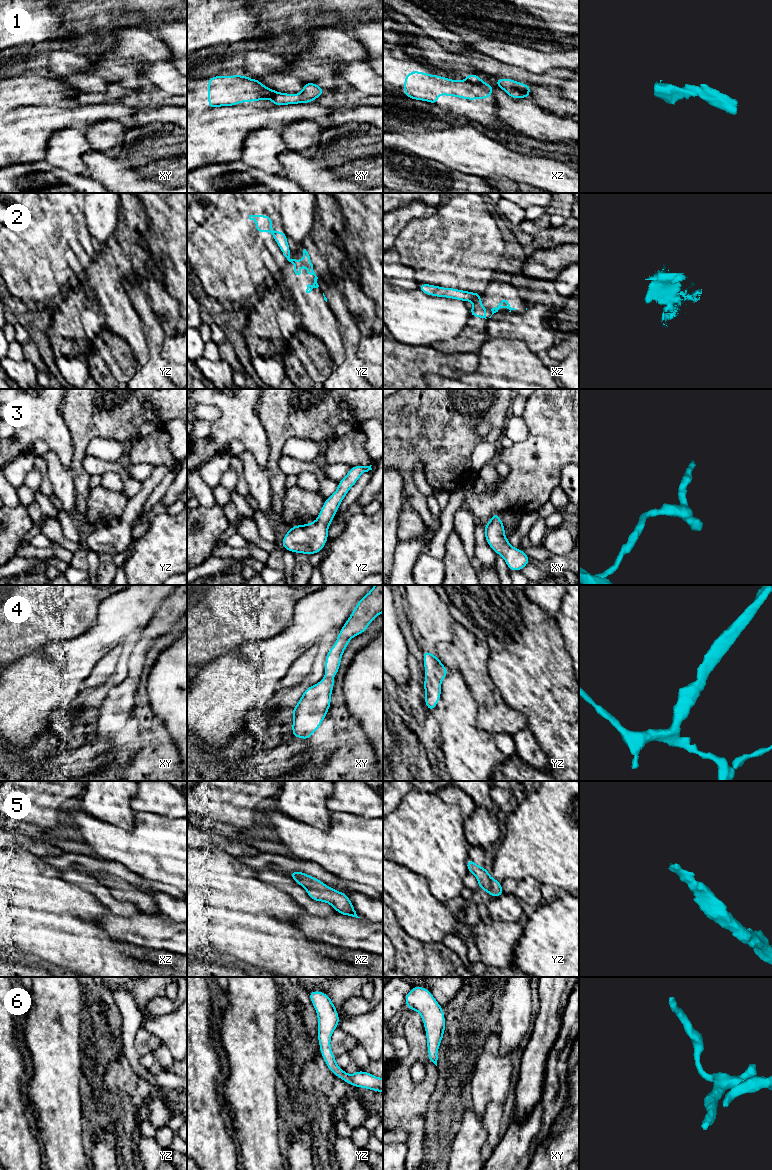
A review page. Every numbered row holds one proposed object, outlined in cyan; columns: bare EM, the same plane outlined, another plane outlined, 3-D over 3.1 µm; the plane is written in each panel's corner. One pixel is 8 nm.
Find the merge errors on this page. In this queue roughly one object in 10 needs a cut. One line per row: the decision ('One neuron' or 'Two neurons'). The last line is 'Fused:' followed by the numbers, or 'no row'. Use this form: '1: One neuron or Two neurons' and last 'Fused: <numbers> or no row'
1: Two neurons
2: Two neurons
3: One neuron
4: One neuron
5: One neuron
6: One neuron
Fused: 1, 2

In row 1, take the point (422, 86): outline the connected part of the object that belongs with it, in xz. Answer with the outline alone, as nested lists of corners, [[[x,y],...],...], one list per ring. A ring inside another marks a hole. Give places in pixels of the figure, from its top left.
[[[410,71],[404,78],[404,96],[438,105],[438,96],[453,96],[466,100],[485,100],[492,93],[481,85],[469,81],[457,81],[439,75]]]

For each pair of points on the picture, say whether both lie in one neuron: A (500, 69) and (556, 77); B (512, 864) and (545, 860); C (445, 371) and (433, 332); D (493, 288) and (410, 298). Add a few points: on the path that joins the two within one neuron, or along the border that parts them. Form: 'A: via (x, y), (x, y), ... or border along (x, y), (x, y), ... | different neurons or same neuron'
A: via (514, 79), (542, 79) | same neuron
B: via (520, 860), (537, 860) | same neuron
C: border along (405, 345), (429, 346) | different neurons
D: border along (418, 288), (429, 295), (453, 299) | different neurons

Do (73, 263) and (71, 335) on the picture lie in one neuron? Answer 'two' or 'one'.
two

